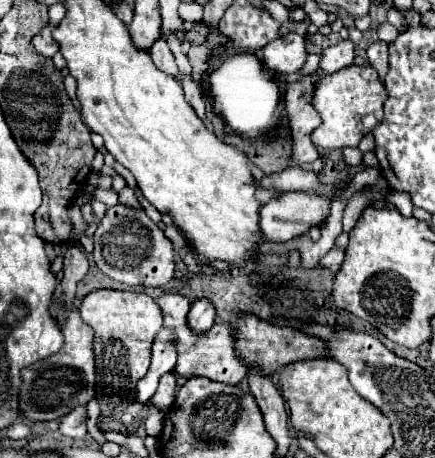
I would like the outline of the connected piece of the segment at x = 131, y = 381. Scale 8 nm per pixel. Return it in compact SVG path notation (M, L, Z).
M96 289L82 299L80 315L82 321L88 323L96 333L96 401L100 405L102 415L120 415L134 401L136 381L148 371L152 341L162 329L162 309L146 293Z

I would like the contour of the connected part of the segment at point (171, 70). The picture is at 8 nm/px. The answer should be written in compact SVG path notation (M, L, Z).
M158 39L150 47L150 55L152 55L152 59L154 59L154 63L156 63L158 69L166 71L168 75L176 75L178 67L174 63L174 55L172 55L172 51L170 51L170 47L168 47L168 43L164 39Z

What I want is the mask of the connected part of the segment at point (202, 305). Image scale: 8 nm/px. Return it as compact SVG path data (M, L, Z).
M198 299L192 303L190 313L188 313L188 323L196 333L208 331L210 325L214 325L214 319L216 319L216 309L212 301Z

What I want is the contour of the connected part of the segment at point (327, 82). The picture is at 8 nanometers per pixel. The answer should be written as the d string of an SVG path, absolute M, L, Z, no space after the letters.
M350 65L332 75L322 75L314 91L314 109L318 111L322 125L314 131L312 141L316 149L344 149L358 147L360 139L370 131L364 127L362 117L374 115L376 121L382 121L382 105L388 93L384 83L378 79L378 73L370 65Z

